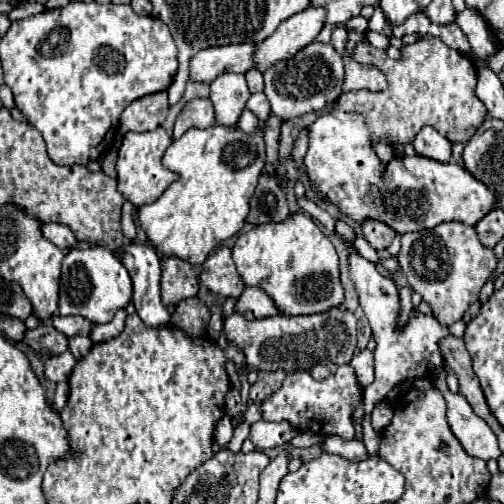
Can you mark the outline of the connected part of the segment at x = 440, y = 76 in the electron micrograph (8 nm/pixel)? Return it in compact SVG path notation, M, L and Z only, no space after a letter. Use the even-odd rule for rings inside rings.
M433 36L405 46L401 54L401 60L391 60L385 50L377 50L367 42L359 44L355 48L353 60L359 64L377 66L387 76L389 86L383 92L351 90L339 98L341 110L365 114L369 138L373 138L373 144L411 144L423 126L433 126L441 136L449 138L451 142L457 142L457 136L465 134L467 130L473 132L481 126L487 116L487 110L483 102L473 94L475 66L467 56L457 50L451 50L447 44Z

